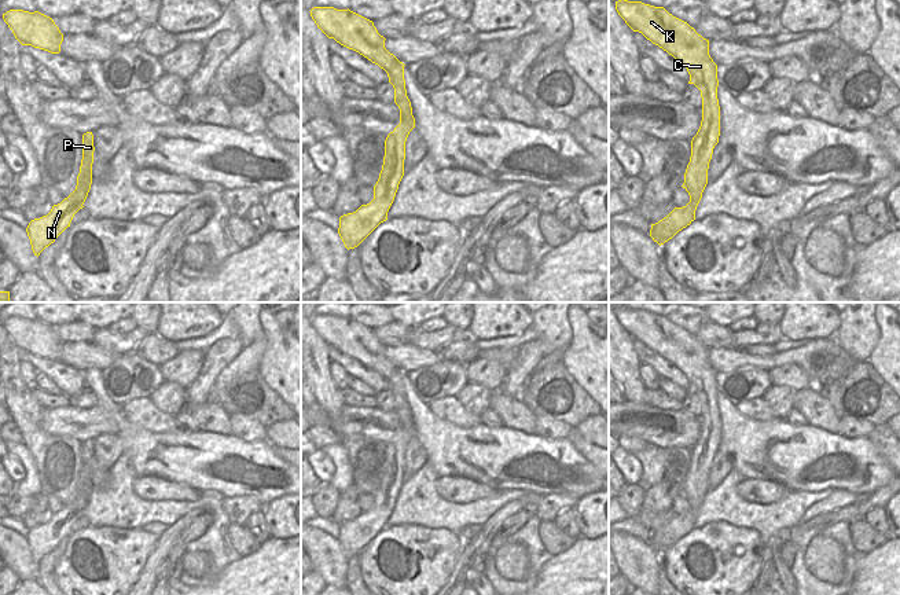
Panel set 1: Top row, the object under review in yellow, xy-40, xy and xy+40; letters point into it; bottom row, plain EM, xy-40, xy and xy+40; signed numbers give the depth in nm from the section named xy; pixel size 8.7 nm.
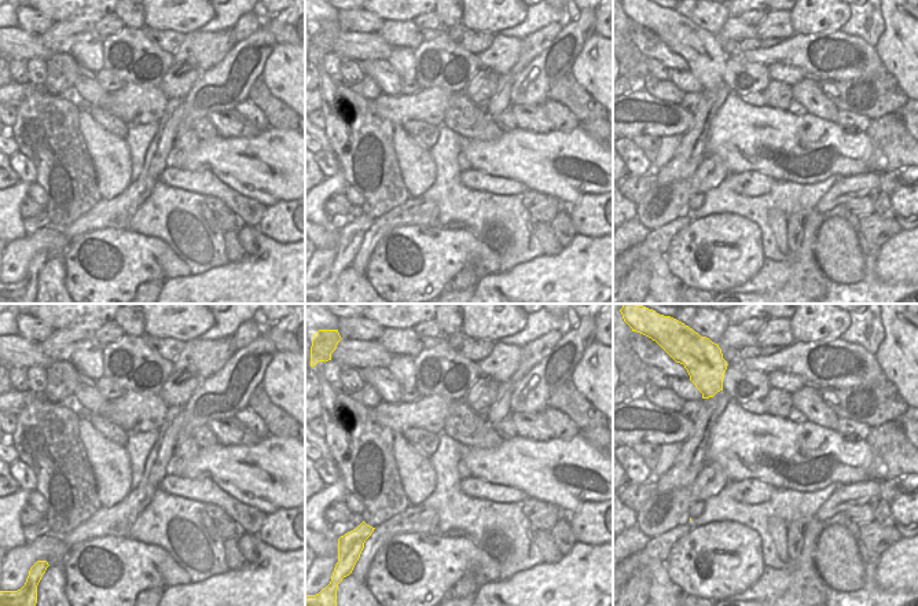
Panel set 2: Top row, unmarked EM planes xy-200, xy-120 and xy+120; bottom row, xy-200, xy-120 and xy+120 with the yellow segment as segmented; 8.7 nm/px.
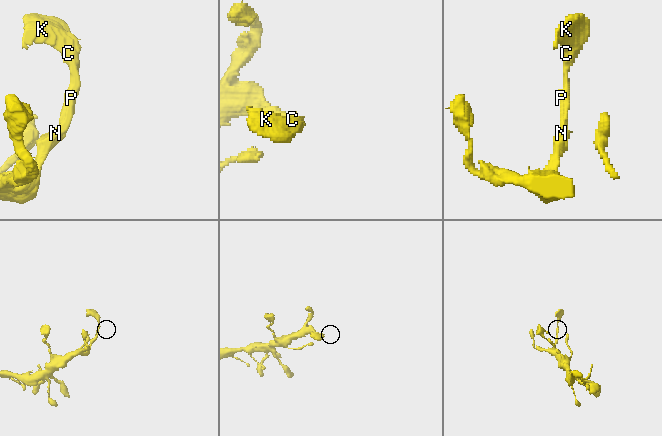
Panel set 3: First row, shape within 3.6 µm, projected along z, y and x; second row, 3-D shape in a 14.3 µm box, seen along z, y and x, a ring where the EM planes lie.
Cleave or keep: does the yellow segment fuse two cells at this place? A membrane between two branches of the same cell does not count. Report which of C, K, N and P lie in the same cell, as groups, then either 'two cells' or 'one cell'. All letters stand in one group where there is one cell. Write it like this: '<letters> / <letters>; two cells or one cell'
C K N P; one cell

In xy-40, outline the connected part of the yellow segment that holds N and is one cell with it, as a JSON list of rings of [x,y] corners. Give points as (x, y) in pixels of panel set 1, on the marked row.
[[[87,132],[82,135],[82,159],[76,190],[60,203],[54,205],[47,216],[29,223],[26,232],[34,256],[38,257],[45,247],[54,243],[70,227],[74,214],[84,207],[92,184],[93,151],[93,135]]]

